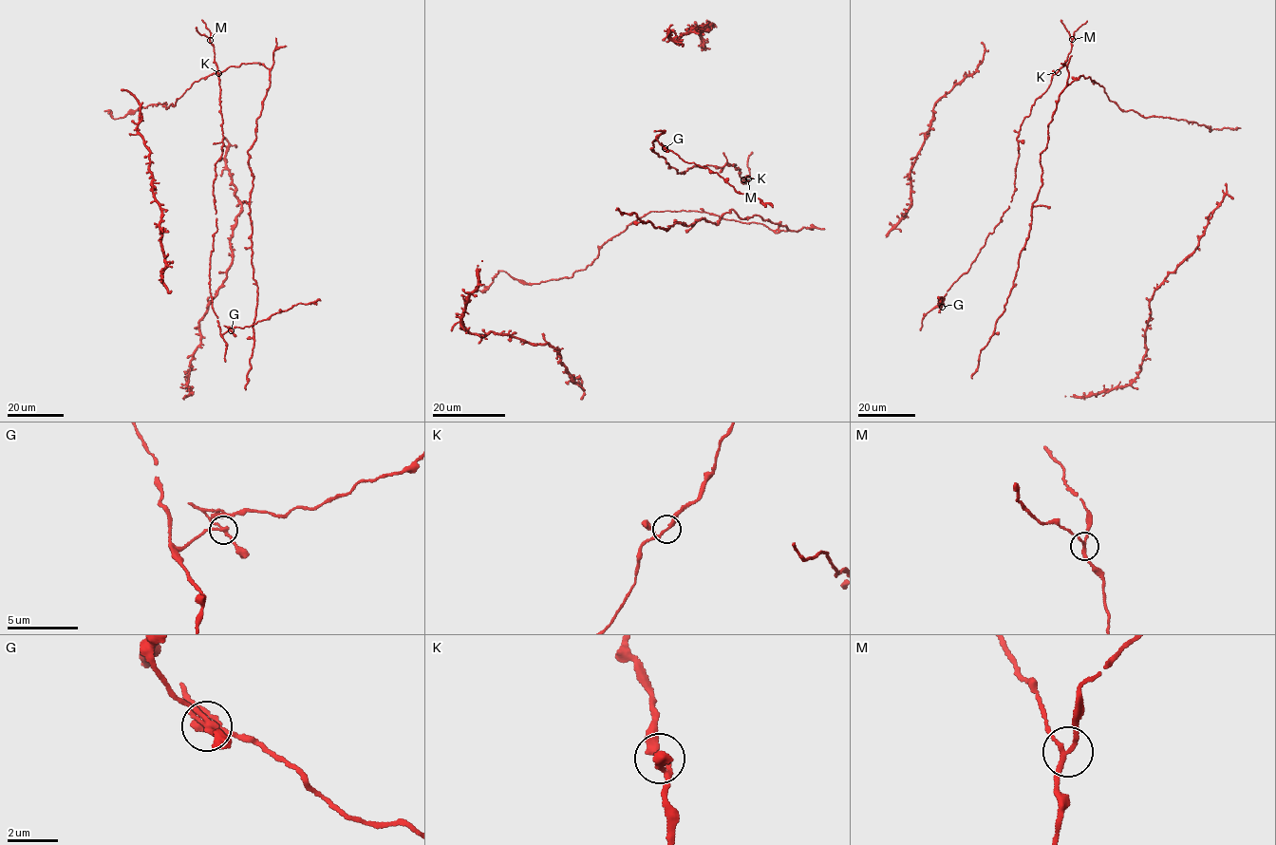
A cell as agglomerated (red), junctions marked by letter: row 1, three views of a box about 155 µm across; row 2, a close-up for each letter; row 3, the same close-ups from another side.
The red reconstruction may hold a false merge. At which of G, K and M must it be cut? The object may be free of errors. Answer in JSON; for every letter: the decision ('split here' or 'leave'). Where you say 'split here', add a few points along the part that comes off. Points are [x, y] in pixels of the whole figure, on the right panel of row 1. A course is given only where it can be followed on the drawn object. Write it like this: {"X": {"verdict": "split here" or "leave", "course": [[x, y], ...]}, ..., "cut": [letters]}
{"G": {"verdict": "split here"}, "K": {"verdict": "leave"}, "M": {"verdict": "leave"}, "cut": ["G"]}

